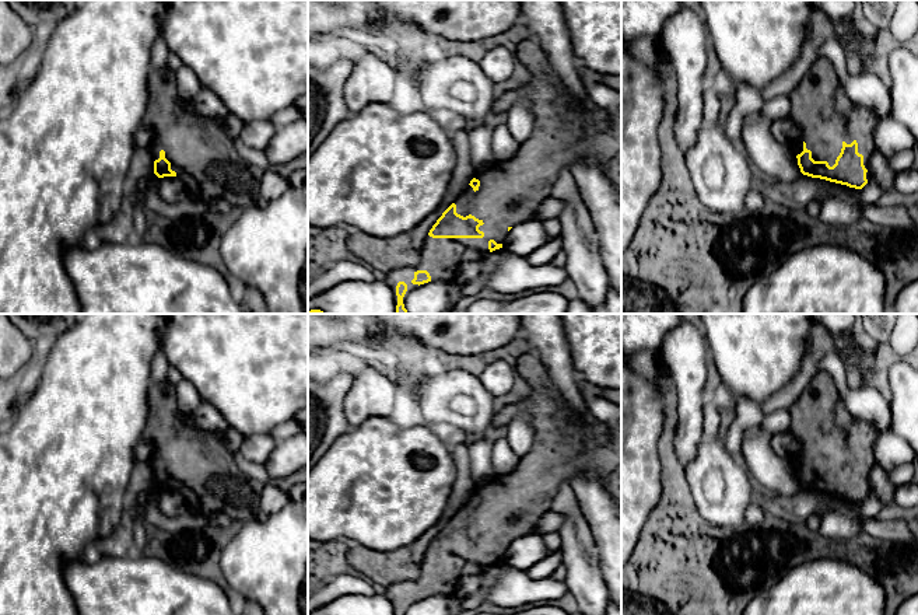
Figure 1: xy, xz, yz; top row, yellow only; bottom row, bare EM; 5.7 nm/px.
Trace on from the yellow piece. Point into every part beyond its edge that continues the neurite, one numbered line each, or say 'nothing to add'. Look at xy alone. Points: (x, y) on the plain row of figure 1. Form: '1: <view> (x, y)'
1: xy (203, 470)

